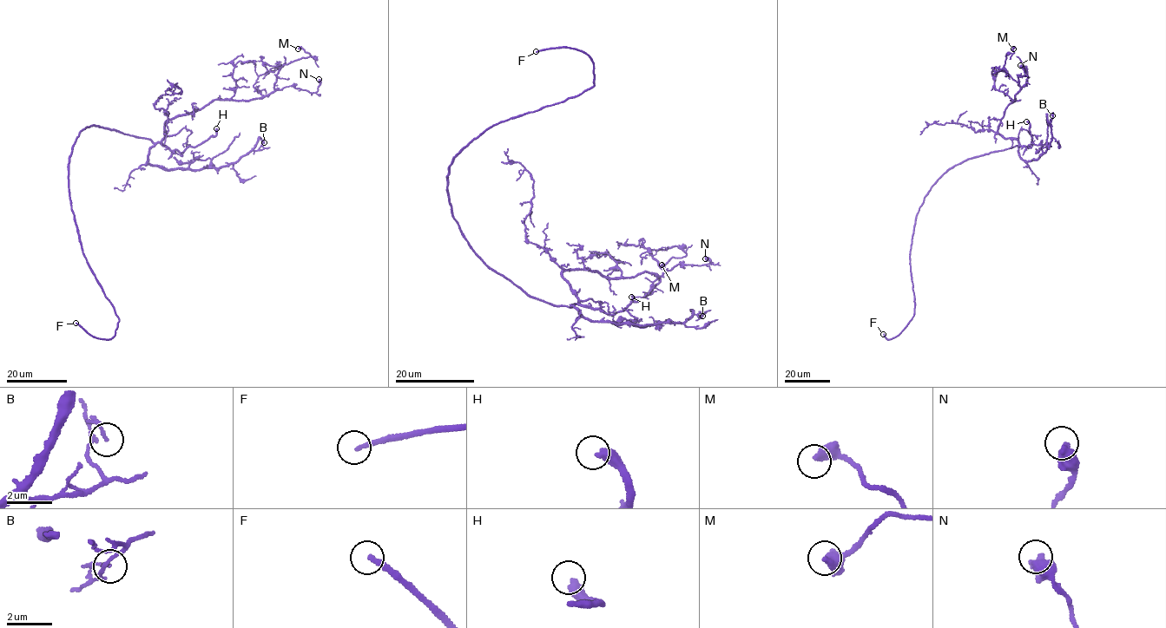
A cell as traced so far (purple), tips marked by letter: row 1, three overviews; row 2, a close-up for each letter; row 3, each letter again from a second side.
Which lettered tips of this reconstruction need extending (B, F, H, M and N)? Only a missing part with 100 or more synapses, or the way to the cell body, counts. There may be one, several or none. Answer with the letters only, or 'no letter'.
F, H

